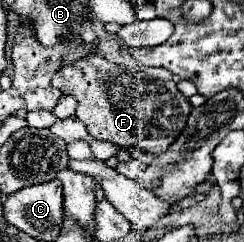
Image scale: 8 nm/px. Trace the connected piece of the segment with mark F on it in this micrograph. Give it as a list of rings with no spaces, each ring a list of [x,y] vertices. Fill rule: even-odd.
[[[90,55],[62,67],[54,73],[52,87],[60,89],[64,95],[72,95],[78,101],[76,117],[86,125],[94,139],[110,141],[124,149],[138,147],[138,141],[146,139],[146,133],[154,129],[172,129],[180,133],[192,111],[192,105],[178,91],[174,81],[154,81],[146,73],[116,65],[102,55]],[[116,85],[118,91],[112,91]]]

